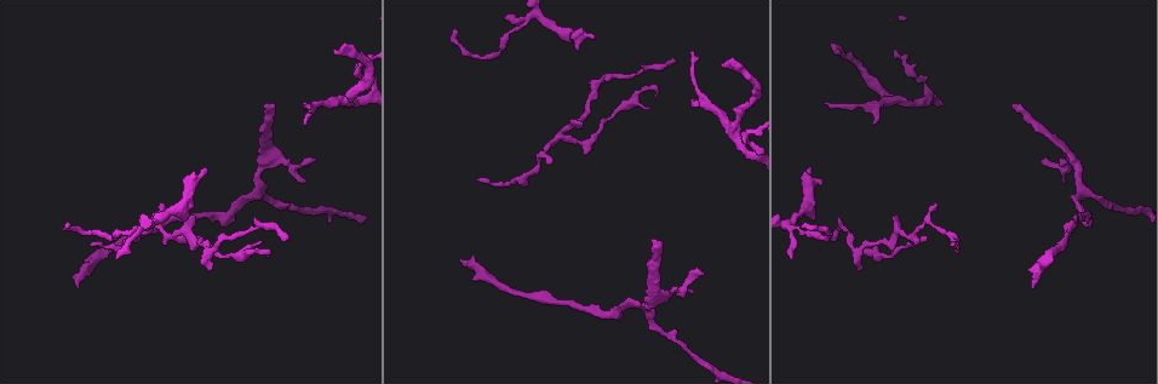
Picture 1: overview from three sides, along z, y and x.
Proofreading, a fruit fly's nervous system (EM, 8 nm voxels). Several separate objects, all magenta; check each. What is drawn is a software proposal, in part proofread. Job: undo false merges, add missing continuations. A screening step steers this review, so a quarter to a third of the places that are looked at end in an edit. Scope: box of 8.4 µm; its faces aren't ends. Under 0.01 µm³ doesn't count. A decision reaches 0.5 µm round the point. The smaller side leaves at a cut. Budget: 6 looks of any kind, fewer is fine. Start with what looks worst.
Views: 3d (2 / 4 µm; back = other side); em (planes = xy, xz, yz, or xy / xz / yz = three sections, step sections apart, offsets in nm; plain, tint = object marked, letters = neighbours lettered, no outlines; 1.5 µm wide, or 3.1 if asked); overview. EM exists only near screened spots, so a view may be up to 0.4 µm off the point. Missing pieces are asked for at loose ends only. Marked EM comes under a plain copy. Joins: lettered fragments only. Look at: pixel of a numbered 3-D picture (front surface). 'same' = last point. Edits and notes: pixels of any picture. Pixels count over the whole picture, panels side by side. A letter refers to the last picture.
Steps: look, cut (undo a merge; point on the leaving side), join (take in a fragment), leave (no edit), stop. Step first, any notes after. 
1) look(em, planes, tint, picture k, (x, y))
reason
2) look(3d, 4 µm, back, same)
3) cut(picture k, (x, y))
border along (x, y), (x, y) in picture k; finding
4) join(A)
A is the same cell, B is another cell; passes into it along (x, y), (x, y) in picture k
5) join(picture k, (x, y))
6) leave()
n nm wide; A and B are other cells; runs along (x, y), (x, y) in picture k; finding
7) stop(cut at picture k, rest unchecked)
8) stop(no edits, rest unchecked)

look(3d, 4 µm, picture 1, (305, 123))
free end

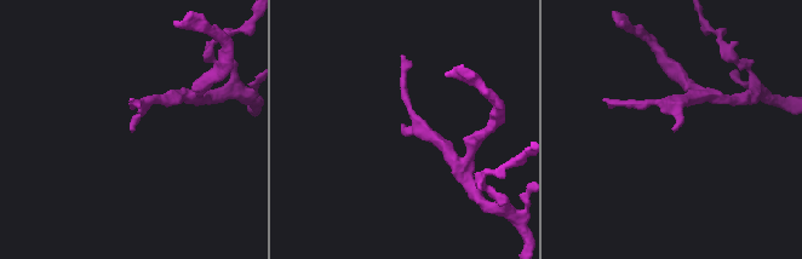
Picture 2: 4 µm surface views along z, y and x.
look(em, planes, letters, picture 2, (403, 125))

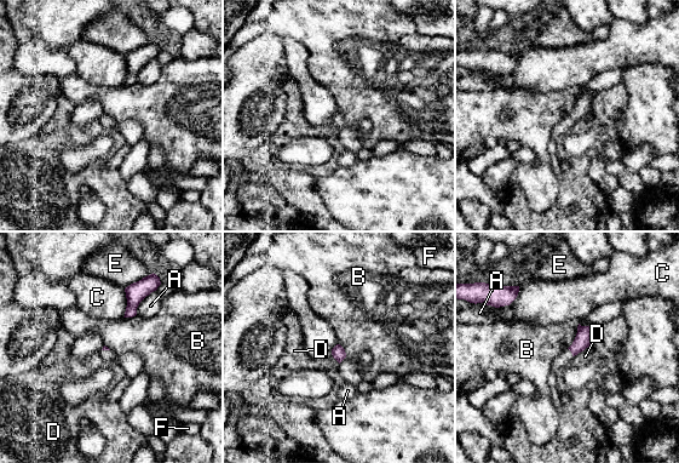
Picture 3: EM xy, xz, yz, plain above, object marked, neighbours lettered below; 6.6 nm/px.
leave()
A, B, C, D, E and F are other cells; border along (579, 324), (576, 336), (568, 348) in picture 3; no lettered fragment goes on from it

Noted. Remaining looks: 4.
look(3d, 4 µm, picture 1, (856, 250))
sharp bend

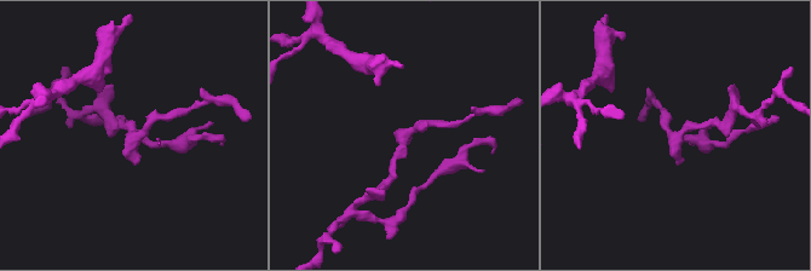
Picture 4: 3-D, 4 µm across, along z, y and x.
look(em, xz, step 4, tint, picture 4, (406, 137))

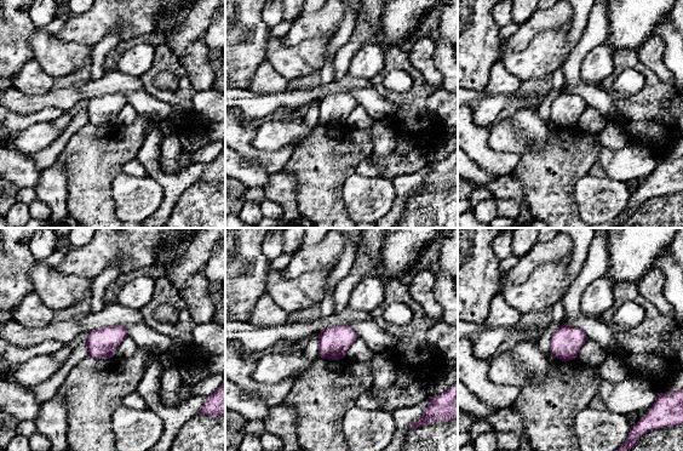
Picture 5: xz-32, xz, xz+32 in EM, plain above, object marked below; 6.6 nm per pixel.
look(em, planes, letters, same)

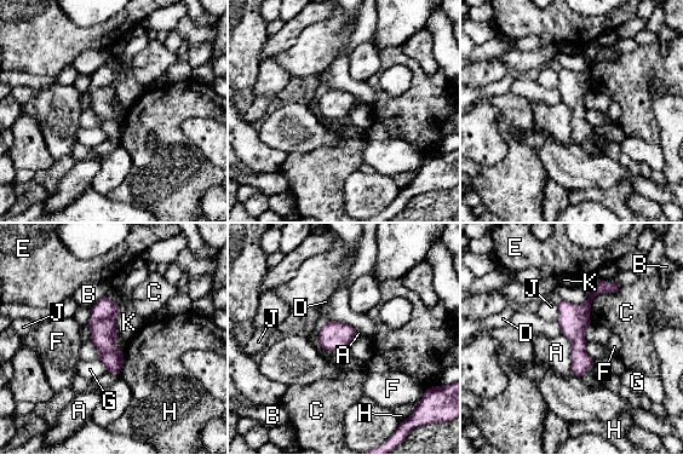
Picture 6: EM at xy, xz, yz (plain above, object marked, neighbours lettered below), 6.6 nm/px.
leave()
C touches over 320 nm; A, B, C, D, E, F, G, H, J and K are other cells; border along (561, 333), (570, 341), (573, 373) in picture 6; all the same neuron

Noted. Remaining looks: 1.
look(em, planes, letters, picture 1, (163, 202))
thin end

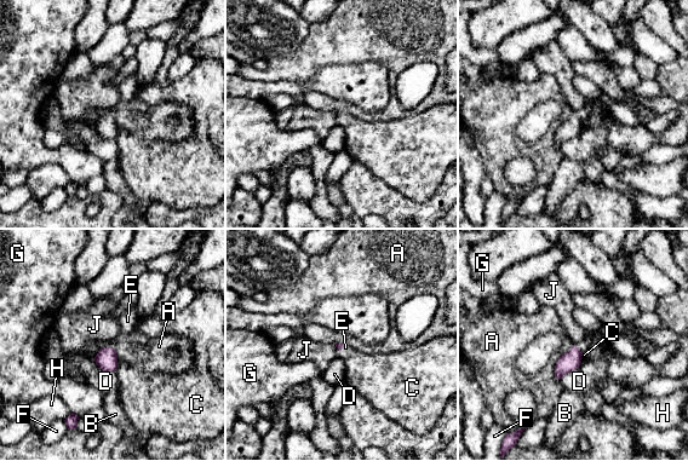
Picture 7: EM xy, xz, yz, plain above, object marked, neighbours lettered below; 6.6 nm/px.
join(E)
E is the same cell, A, B, C, D, F, G, H and J are other cells; passes into it along (571, 361), (578, 349), (584, 344) in picture 7; it goes on there

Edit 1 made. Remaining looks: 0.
stop(join at picture 7, rest unchecked)

